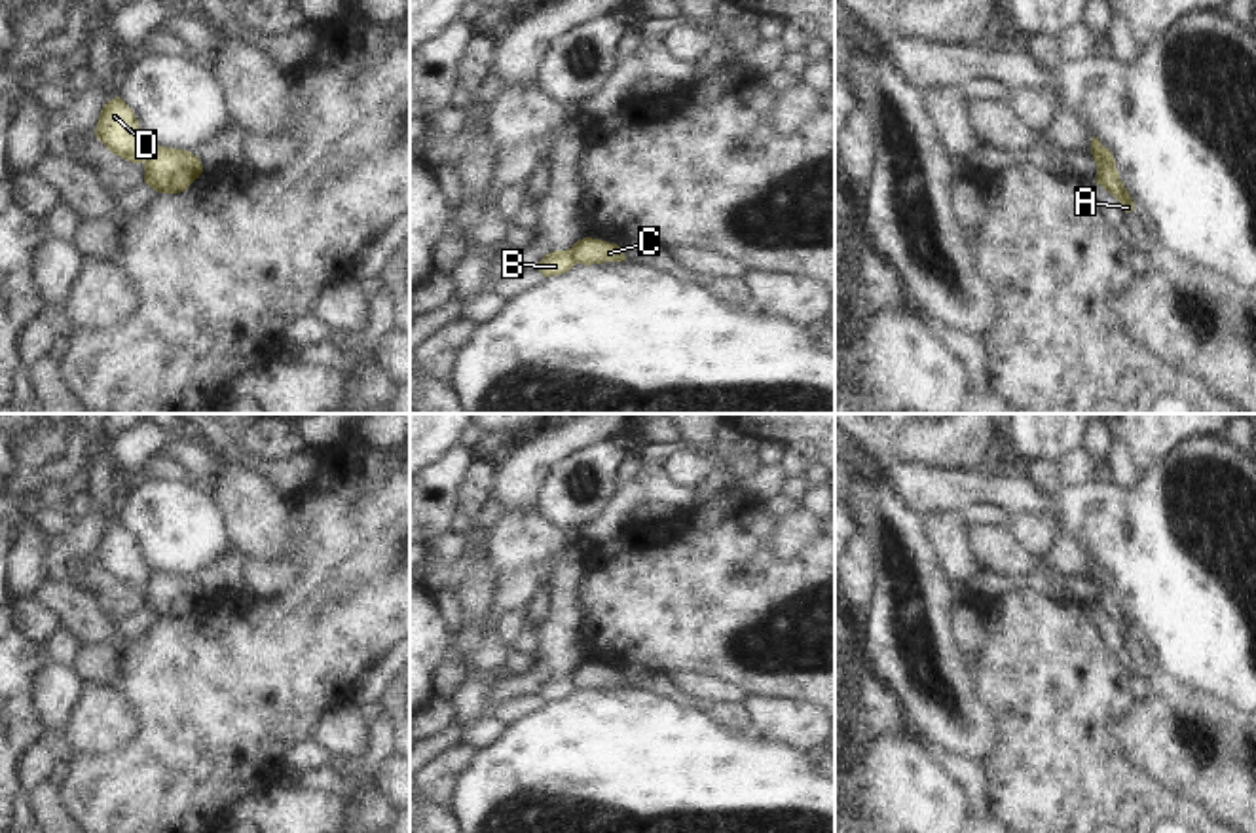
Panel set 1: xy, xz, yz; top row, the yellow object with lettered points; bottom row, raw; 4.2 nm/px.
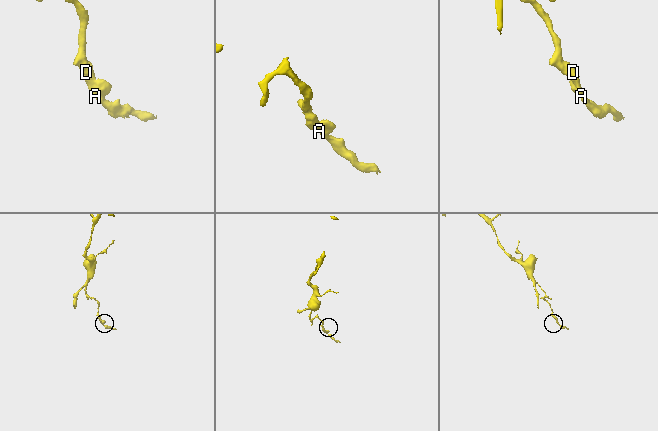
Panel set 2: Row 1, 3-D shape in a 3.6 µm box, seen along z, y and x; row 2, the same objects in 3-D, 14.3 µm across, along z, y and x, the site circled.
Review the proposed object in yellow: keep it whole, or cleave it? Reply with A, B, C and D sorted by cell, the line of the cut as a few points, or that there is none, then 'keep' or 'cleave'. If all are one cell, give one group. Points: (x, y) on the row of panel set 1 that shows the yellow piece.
A C / B D; cut in yz along (1093, 154), (1114, 167); cleave

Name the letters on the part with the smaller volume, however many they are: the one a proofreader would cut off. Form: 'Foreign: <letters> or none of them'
Foreign: A, C

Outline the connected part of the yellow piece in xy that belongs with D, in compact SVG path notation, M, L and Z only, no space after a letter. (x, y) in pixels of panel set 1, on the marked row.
M120 97L102 106L95 135L106 150L133 163L144 163L152 150L133 110Z

